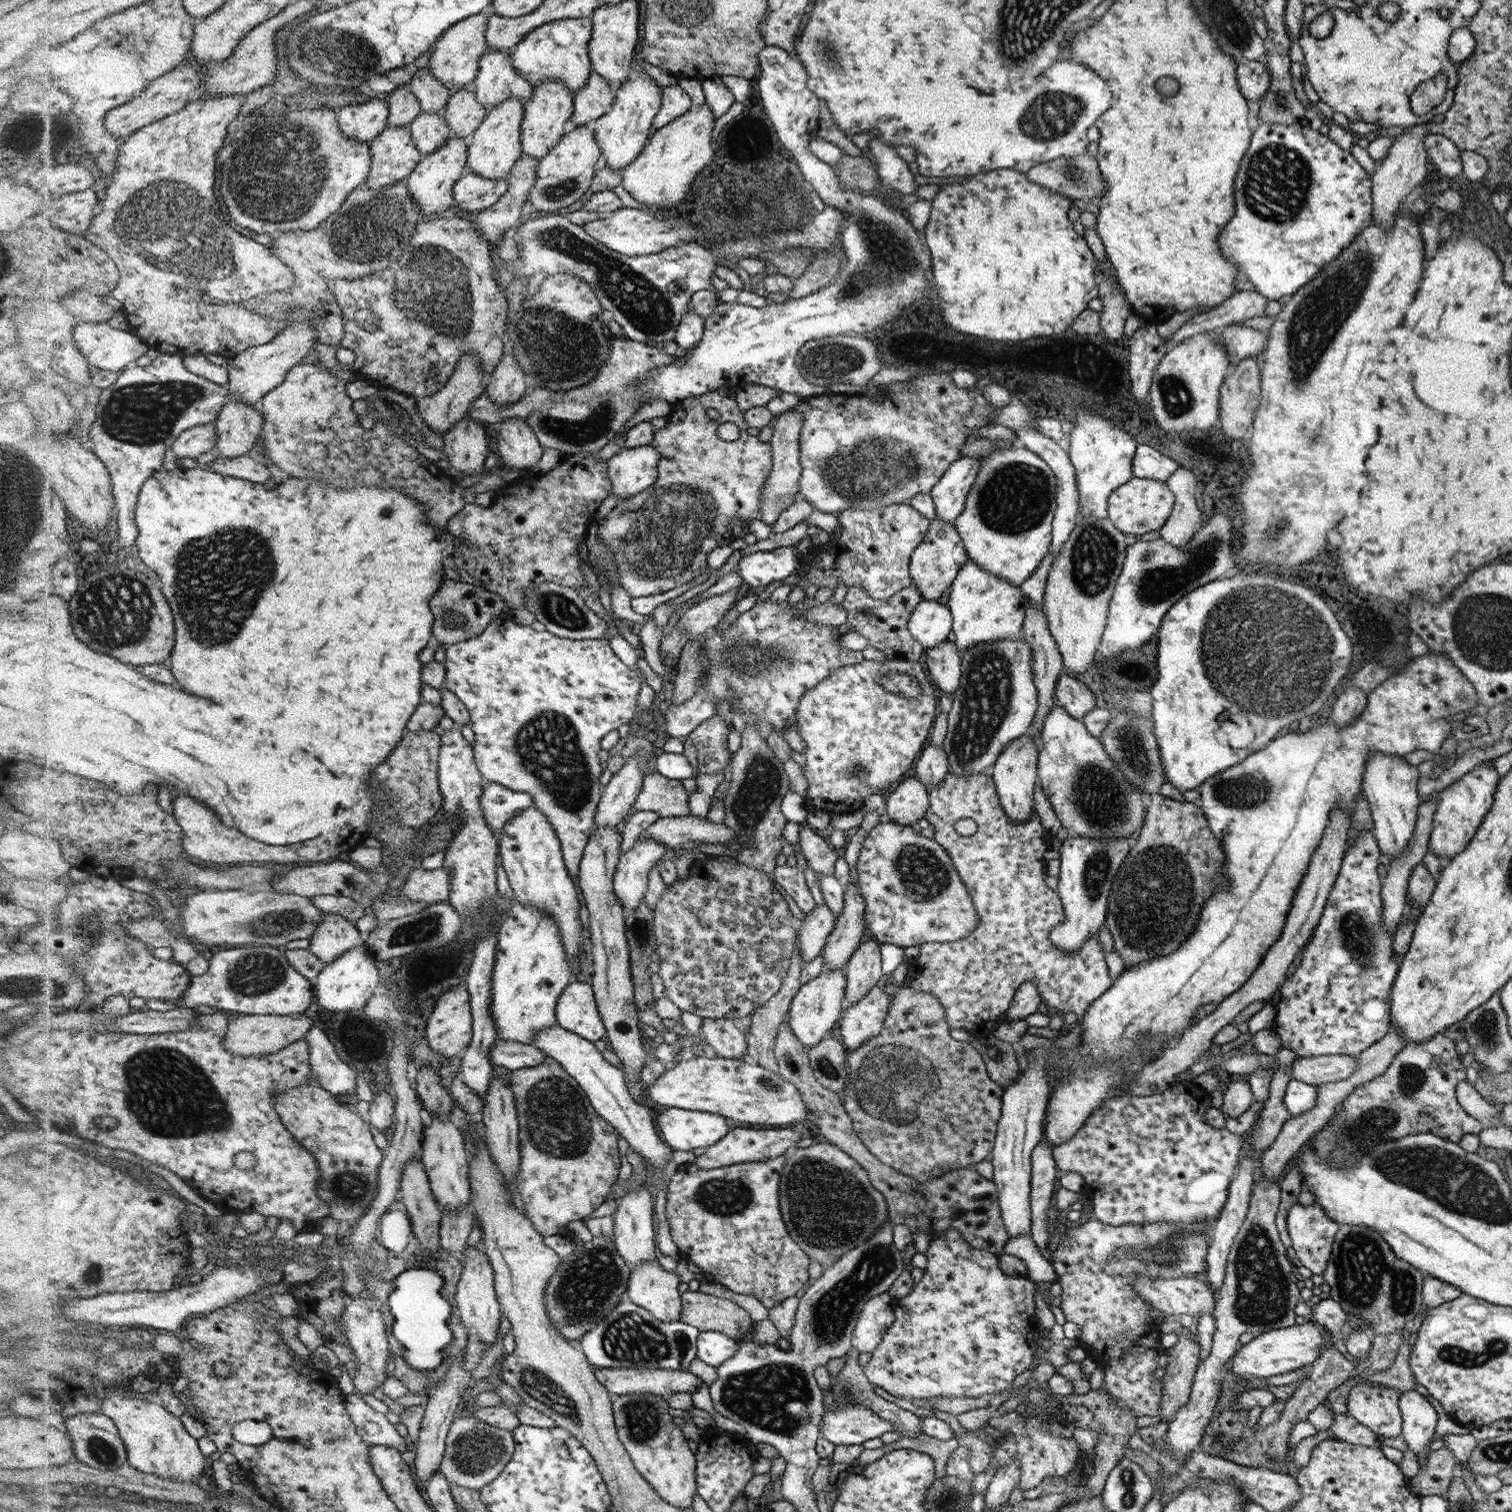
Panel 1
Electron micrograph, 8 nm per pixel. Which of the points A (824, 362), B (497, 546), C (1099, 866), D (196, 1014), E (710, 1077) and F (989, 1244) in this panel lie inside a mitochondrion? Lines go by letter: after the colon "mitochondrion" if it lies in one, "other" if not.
A: mitochondrion
B: other
C: mitochondrion
D: other
E: other
F: other

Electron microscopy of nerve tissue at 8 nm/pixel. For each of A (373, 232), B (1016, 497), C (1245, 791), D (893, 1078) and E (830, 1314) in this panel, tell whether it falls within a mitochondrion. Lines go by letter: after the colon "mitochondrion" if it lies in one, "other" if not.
A: mitochondrion
B: mitochondrion
C: mitochondrion
D: mitochondrion
E: mitochondrion

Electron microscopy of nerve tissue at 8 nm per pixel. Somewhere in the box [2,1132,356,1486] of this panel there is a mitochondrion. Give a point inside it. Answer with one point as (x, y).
(98, 1448)

